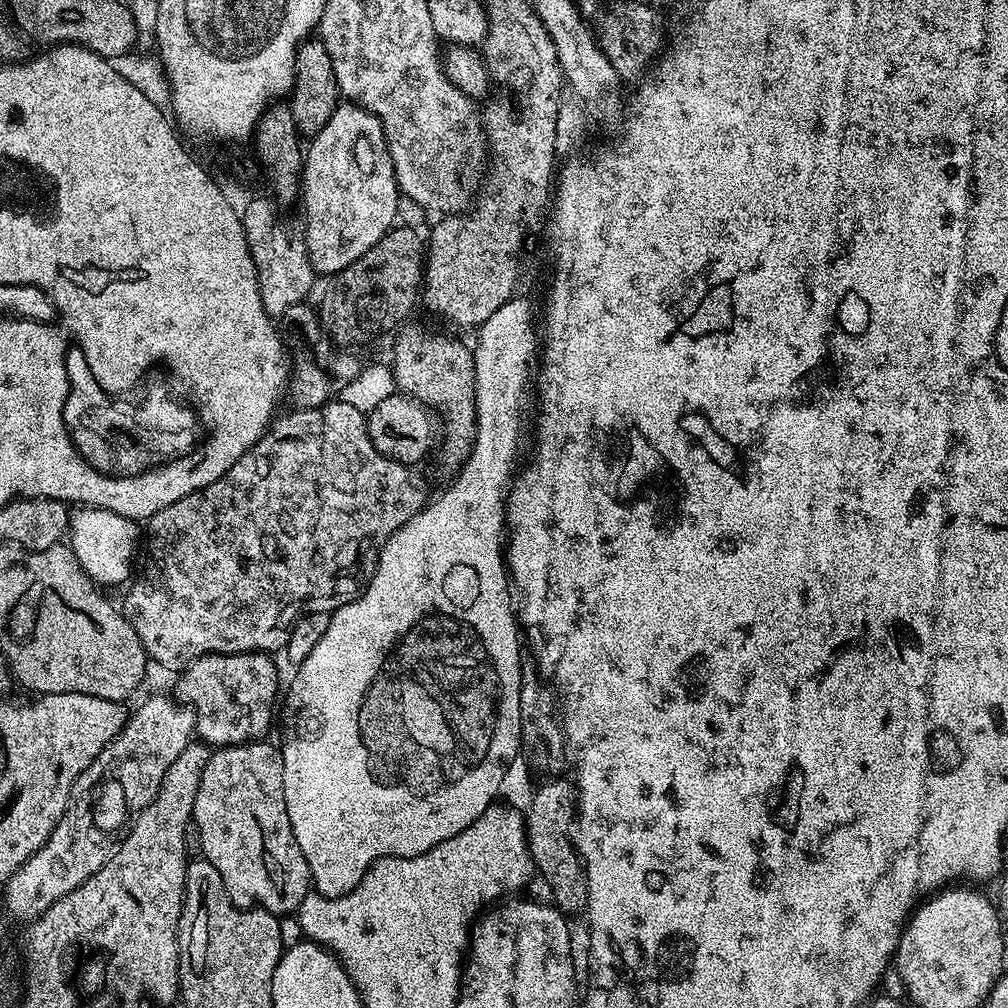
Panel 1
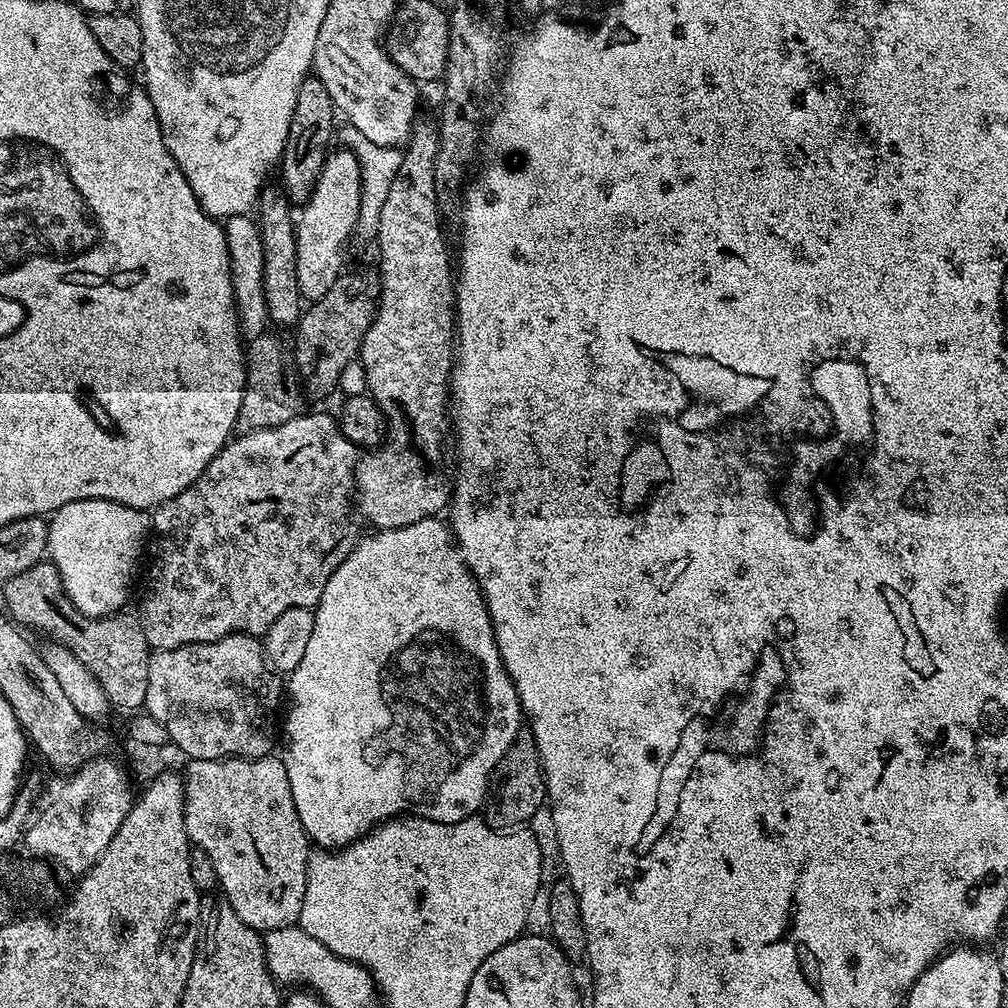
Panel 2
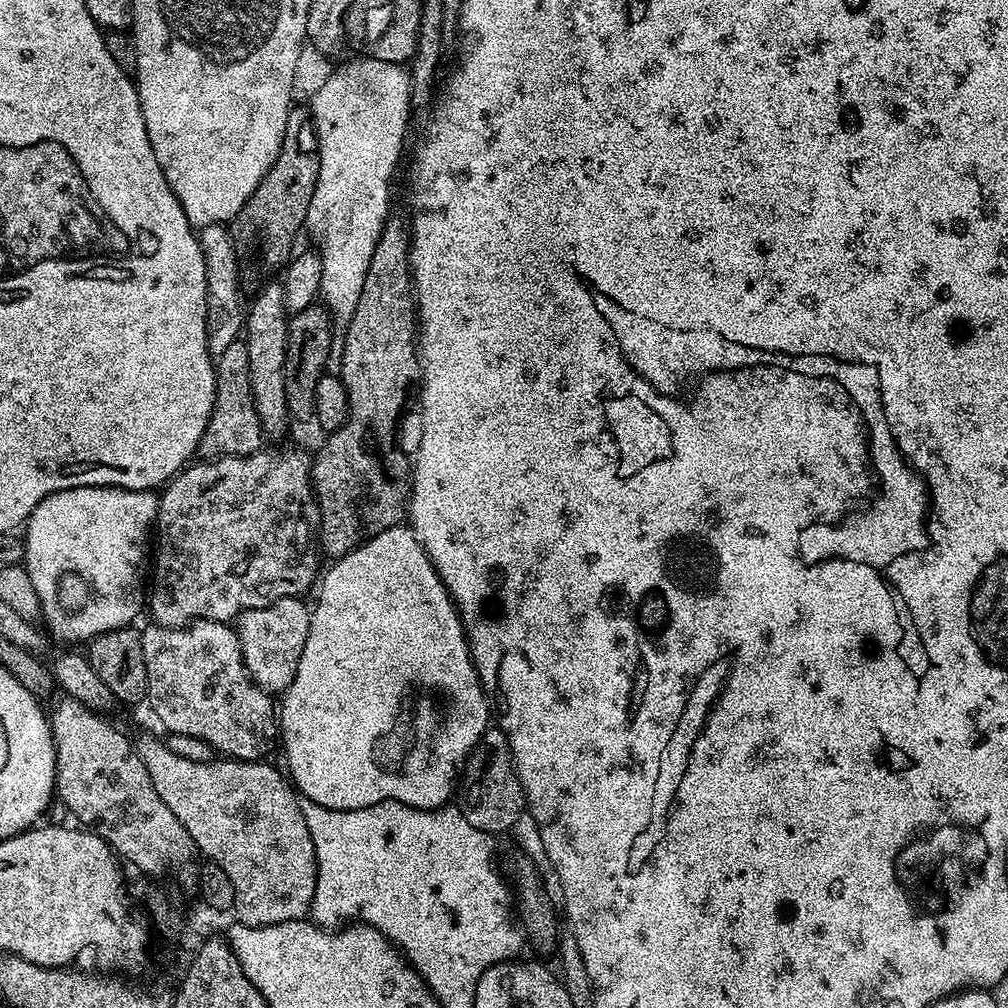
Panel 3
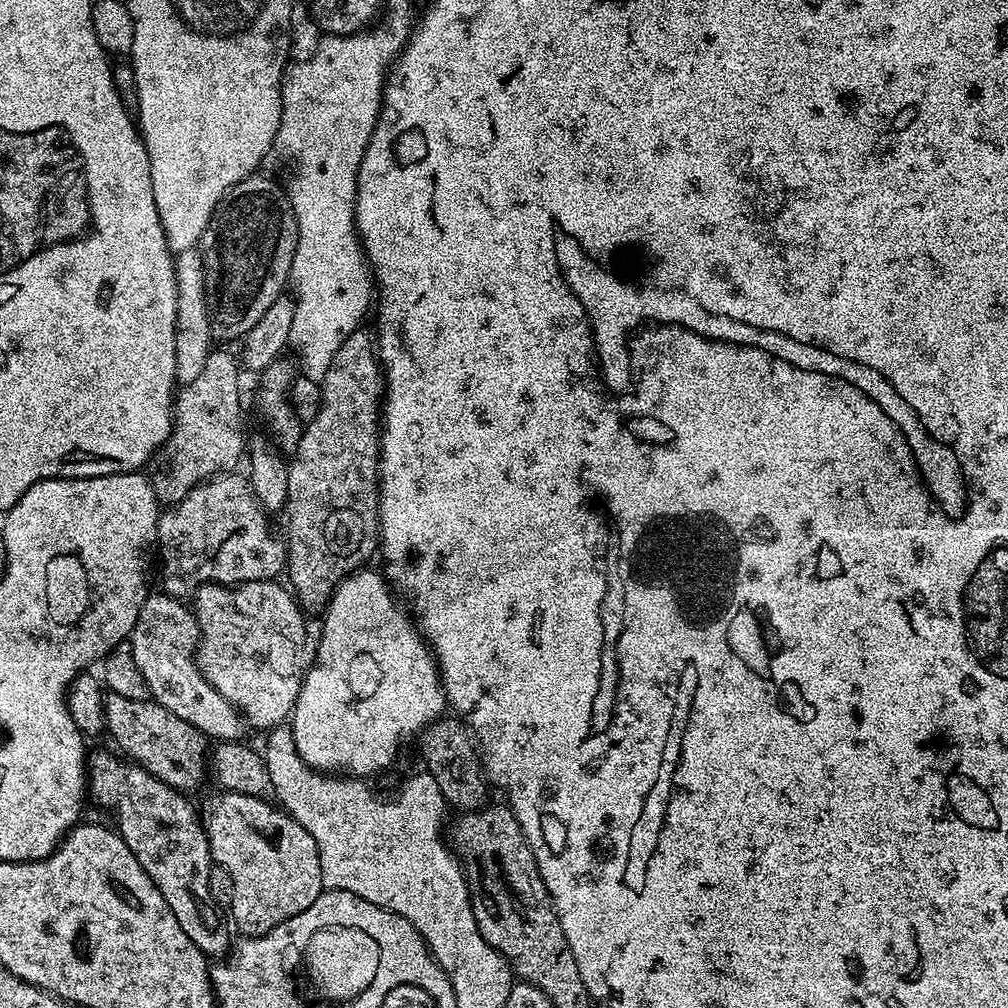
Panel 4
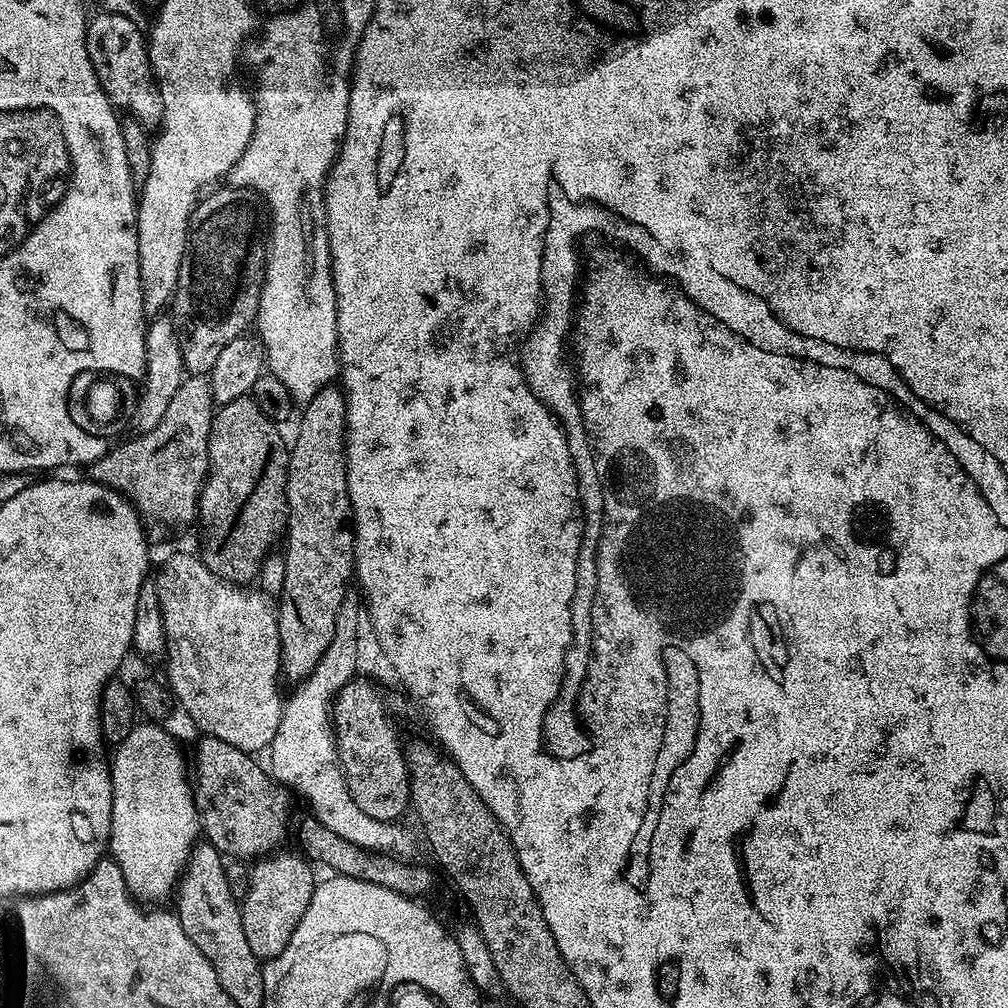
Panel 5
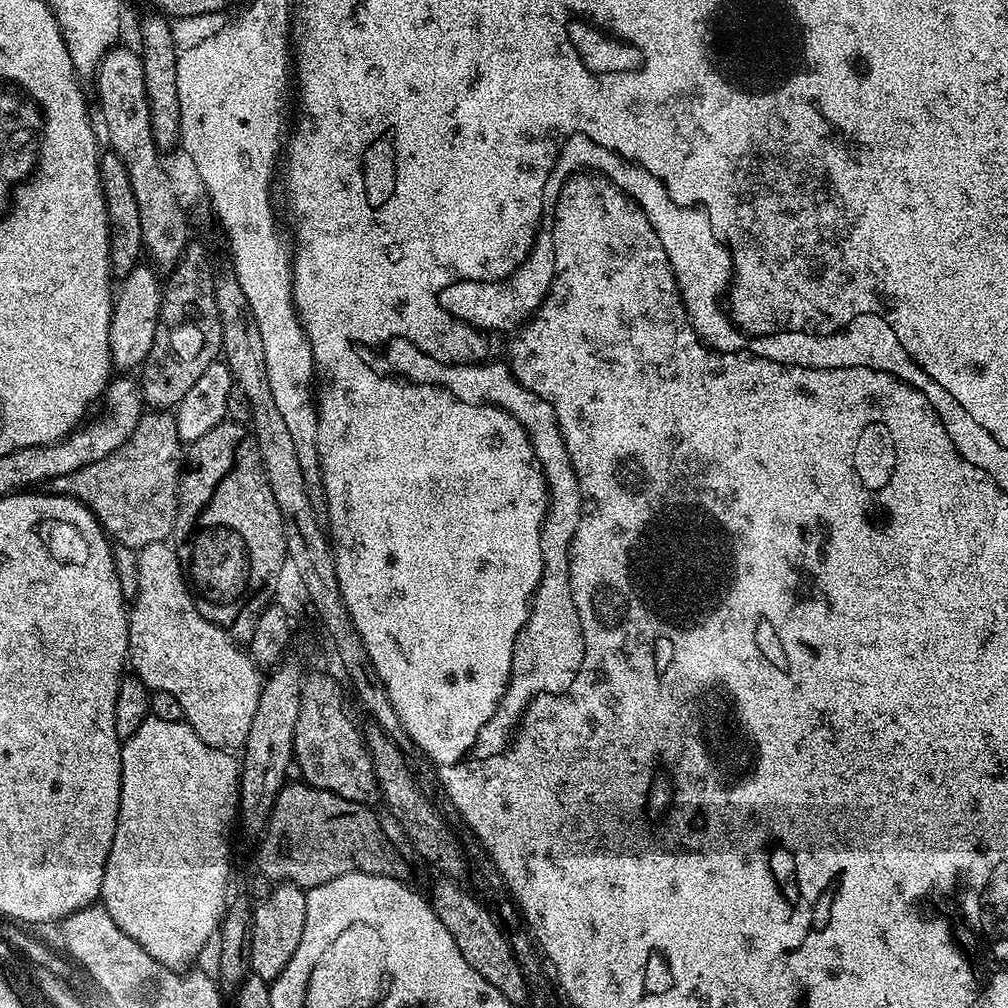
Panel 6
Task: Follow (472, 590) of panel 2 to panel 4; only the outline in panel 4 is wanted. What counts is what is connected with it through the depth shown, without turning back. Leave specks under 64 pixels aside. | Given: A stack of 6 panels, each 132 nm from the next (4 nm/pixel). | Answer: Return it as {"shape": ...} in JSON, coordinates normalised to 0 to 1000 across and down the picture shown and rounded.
{"shape":[[[354,565],[348,571],[344,571],[334,581],[329,589],[329,594],[325,596],[320,604],[321,620],[317,623],[317,640],[313,643],[313,656],[311,659],[309,656],[308,662],[302,668],[302,679],[298,682],[298,688],[294,693],[294,701],[291,702],[288,711],[292,738],[296,748],[305,758],[322,768],[344,767],[349,772],[366,772],[365,770],[371,769],[372,766],[383,765],[392,756],[393,749],[397,746],[397,741],[409,729],[412,731],[414,728],[420,727],[426,718],[430,718],[432,714],[438,713],[442,706],[440,680],[437,677],[437,664],[433,661],[433,652],[429,644],[425,642],[425,637],[421,634],[416,622],[411,618],[410,612],[403,609],[403,607],[401,611],[396,597],[389,592],[390,584],[387,582],[386,576],[378,568],[377,572],[375,568],[365,566]]]}

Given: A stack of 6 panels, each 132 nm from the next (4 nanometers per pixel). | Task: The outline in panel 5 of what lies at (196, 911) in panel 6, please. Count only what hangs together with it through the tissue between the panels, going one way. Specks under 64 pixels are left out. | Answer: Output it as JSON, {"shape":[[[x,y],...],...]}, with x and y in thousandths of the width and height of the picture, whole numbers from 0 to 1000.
{"shape":[[[155,716],[136,717],[129,728],[125,728],[122,736],[114,739],[112,746],[115,747],[109,750],[111,814],[106,844],[117,863],[121,863],[121,871],[125,871],[125,879],[132,889],[143,895],[163,895],[159,893],[166,889],[168,892],[172,888],[187,849],[200,825],[198,810],[194,806],[188,755],[187,758],[183,755],[183,746],[175,739],[174,732]]]}

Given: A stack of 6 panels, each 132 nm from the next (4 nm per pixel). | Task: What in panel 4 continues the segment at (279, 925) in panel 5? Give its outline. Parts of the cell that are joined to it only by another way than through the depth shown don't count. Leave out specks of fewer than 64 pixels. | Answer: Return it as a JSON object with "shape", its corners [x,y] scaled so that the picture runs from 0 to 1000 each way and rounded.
{"shape":[[[223,784],[215,787],[200,802],[200,816],[207,831],[211,854],[228,863],[228,871],[232,871],[232,891],[228,898],[229,916],[232,921],[234,916],[235,923],[242,929],[263,929],[265,925],[272,923],[272,919],[292,911],[292,907],[300,907],[304,899],[312,899],[317,886],[322,884],[315,839],[292,811],[263,791]]]}

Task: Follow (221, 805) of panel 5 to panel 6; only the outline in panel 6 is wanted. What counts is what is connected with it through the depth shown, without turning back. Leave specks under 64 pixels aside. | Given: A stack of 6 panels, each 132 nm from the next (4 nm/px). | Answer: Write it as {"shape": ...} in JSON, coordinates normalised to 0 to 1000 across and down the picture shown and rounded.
{"shape":[[[301,776],[293,777],[283,777],[270,801],[266,819],[260,826],[262,834],[254,845],[254,857],[262,870],[305,883],[348,865],[394,871],[402,868],[400,851],[389,842],[384,827],[377,822],[376,812],[369,807],[370,803],[366,799],[347,796],[327,784],[313,782]]]}

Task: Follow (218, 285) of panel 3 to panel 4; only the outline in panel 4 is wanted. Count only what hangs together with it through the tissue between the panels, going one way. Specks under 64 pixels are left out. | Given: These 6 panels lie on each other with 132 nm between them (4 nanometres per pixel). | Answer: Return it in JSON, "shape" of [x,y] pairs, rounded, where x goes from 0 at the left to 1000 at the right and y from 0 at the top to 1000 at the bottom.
{"shape":[[[197,245],[186,246],[174,251],[175,283],[177,284],[177,308],[175,309],[175,376],[180,382],[192,379],[204,363],[204,355],[212,347],[212,334],[210,331],[210,315],[206,312],[206,285],[202,282],[202,261]]]}

